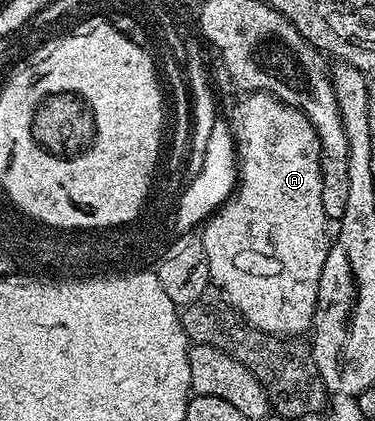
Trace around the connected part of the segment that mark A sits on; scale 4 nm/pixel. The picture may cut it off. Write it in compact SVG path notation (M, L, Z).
M246 92L245 97L233 109L233 114L227 117L230 131L233 133L234 147L237 159L237 182L235 196L225 201L219 211L213 213L199 236L203 247L207 251L207 267L209 268L210 282L219 290L222 297L256 329L264 333L276 333L282 339L293 339L310 328L313 323L313 312L317 306L319 295L319 275L323 275L323 263L327 259L331 239L325 230L327 218L323 211L323 183L321 182L321 137L319 130L310 123L305 113L300 113L295 107L283 103L271 93Z

